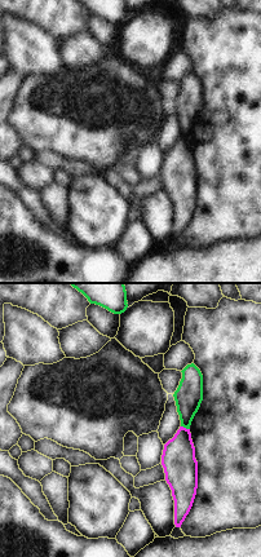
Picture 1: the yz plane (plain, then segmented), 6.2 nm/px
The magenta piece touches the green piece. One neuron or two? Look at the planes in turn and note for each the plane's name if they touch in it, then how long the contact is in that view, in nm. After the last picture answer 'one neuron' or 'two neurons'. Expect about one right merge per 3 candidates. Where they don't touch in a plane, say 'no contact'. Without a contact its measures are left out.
contact in yz; length 60 nm

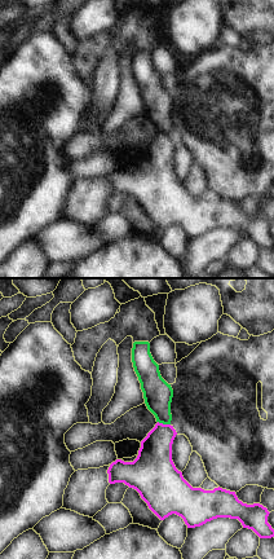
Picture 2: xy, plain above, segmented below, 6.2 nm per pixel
contact in xy; length 80 nm

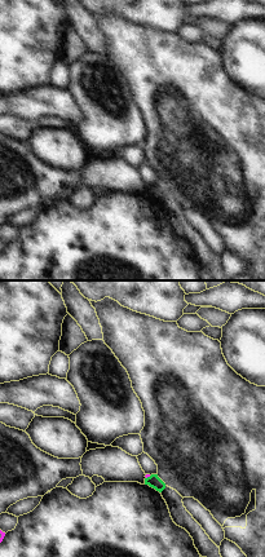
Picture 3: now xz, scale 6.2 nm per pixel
contact in xz; length 40 nm

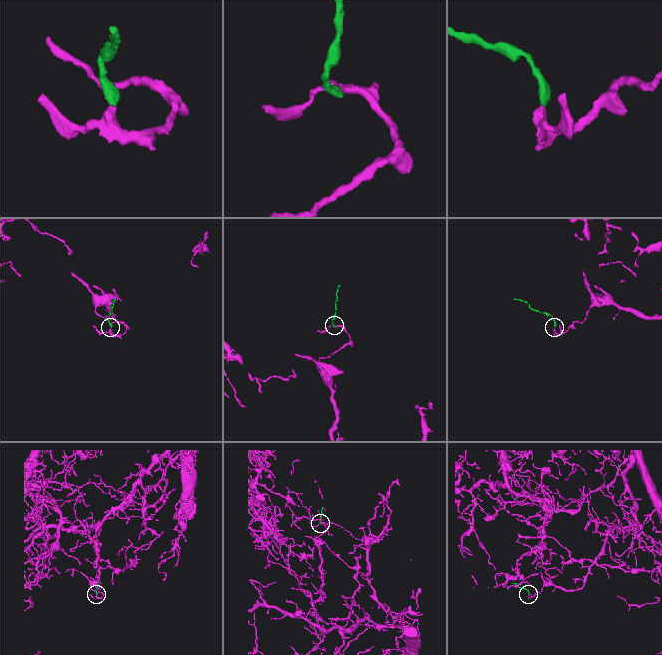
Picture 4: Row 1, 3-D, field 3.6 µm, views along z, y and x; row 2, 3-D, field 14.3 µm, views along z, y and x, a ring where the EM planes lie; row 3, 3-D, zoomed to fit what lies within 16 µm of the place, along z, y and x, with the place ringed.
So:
two neurons

